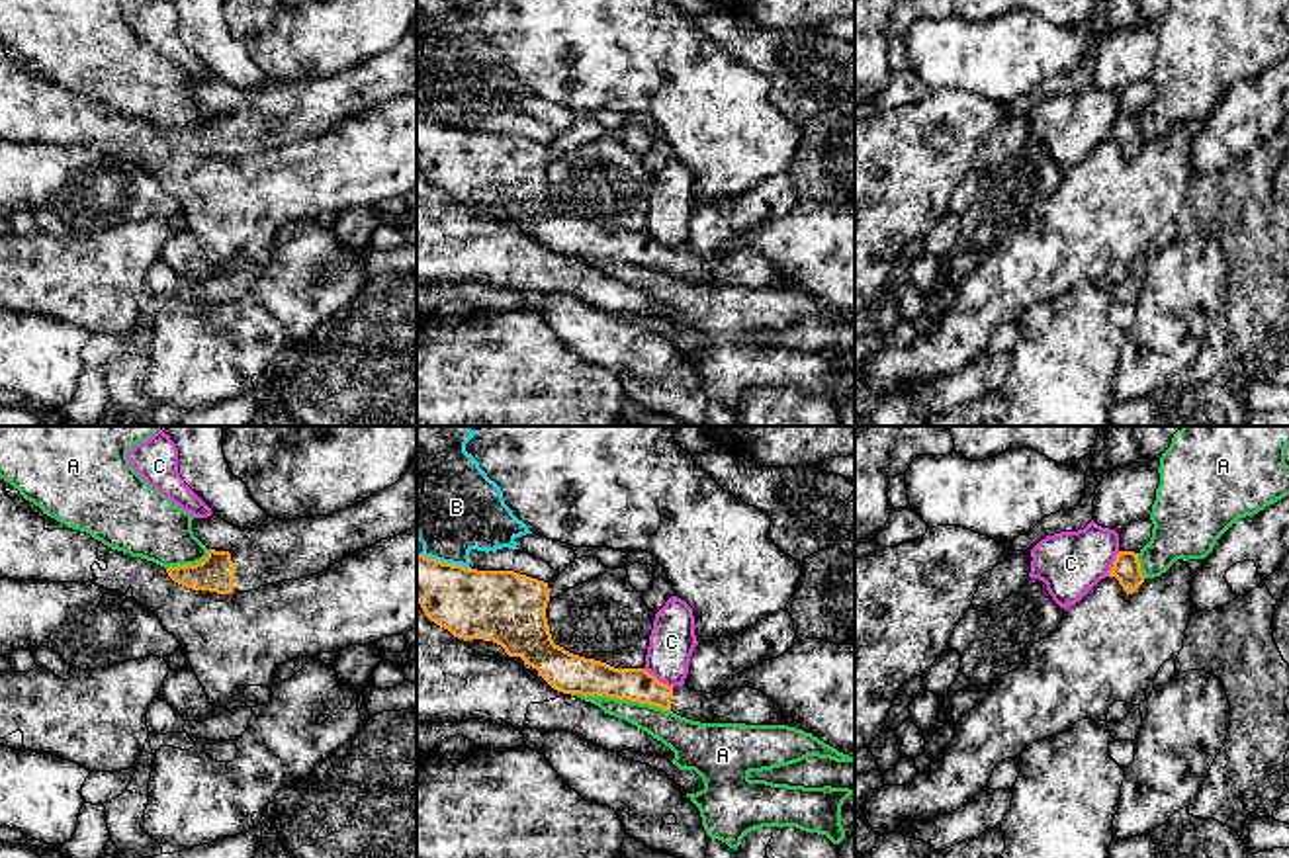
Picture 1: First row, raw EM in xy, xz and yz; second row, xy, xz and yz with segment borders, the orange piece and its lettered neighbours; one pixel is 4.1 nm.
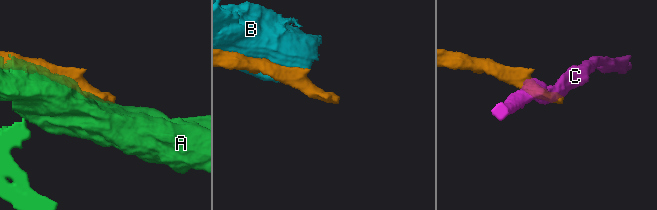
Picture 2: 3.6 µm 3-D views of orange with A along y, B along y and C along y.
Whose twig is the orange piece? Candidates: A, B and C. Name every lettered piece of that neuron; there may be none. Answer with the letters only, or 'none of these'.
none of these

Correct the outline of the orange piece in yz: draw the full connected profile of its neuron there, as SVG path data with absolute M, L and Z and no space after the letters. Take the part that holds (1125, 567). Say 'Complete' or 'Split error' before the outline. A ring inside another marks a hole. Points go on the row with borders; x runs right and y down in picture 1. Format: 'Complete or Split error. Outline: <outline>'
Split error. Outline: M1144 518L1119 532L1119 553L1109 577L1115 577L1127 594L1133 594L1142 582L1138 553L1152 537L1152 520Z

